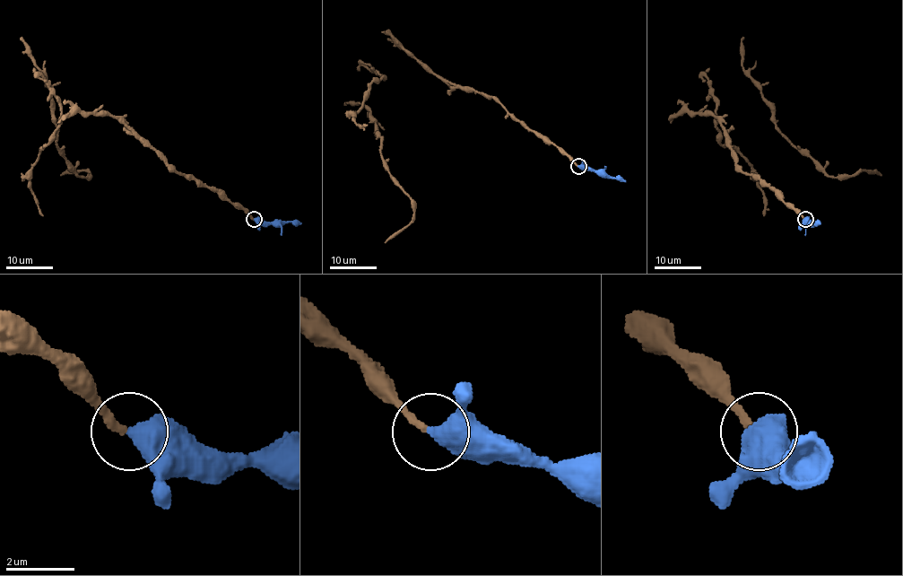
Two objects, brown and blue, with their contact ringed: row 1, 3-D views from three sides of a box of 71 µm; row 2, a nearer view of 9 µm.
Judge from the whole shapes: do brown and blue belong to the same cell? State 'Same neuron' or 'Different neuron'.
Same neuron

